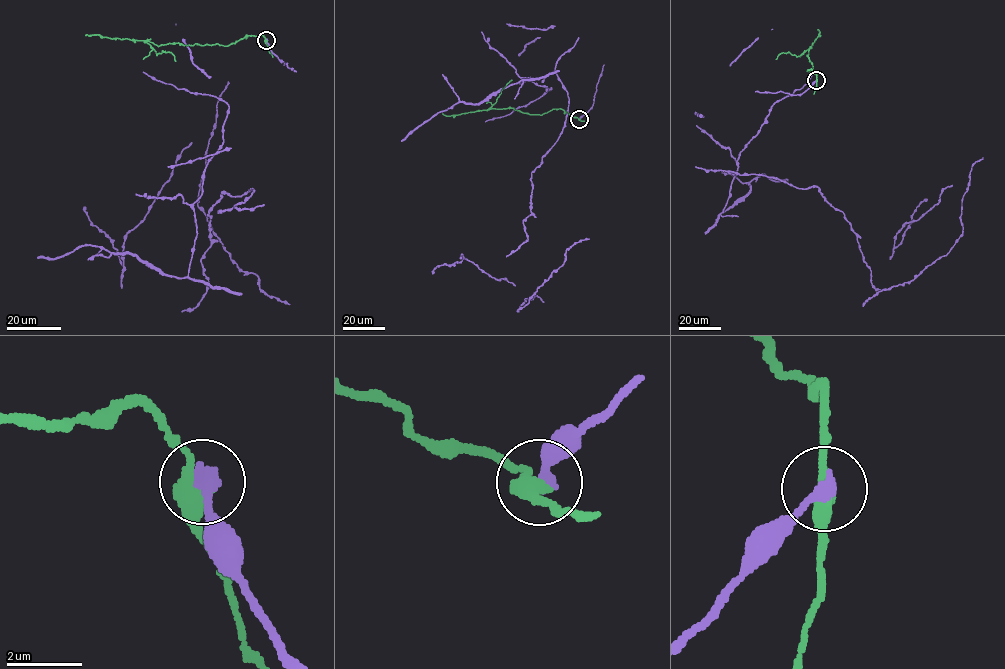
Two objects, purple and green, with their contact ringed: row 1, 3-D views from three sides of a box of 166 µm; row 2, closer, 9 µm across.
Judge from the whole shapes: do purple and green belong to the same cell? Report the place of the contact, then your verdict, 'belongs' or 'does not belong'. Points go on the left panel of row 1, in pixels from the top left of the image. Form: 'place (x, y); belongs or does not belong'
place (266, 40); does not belong

